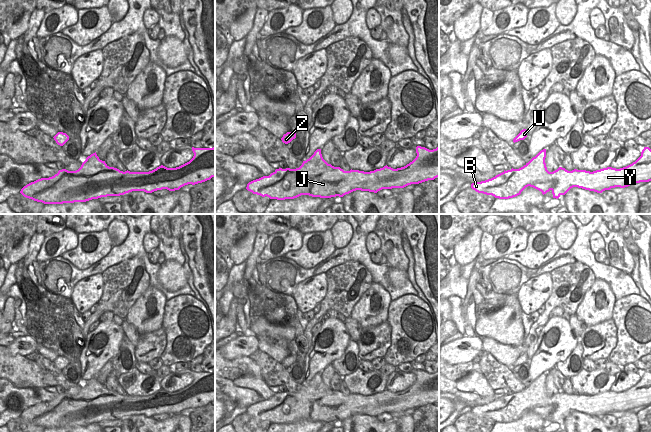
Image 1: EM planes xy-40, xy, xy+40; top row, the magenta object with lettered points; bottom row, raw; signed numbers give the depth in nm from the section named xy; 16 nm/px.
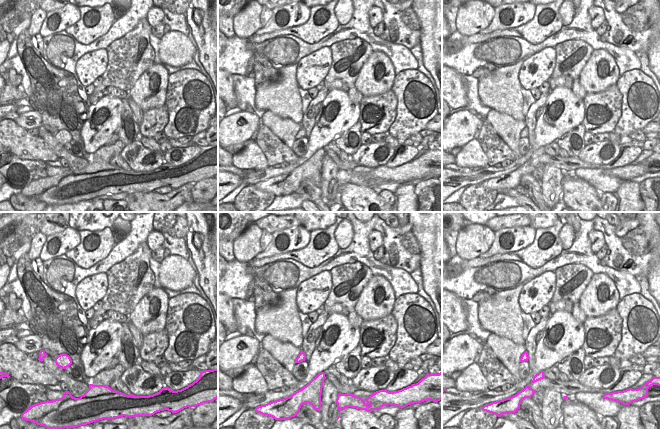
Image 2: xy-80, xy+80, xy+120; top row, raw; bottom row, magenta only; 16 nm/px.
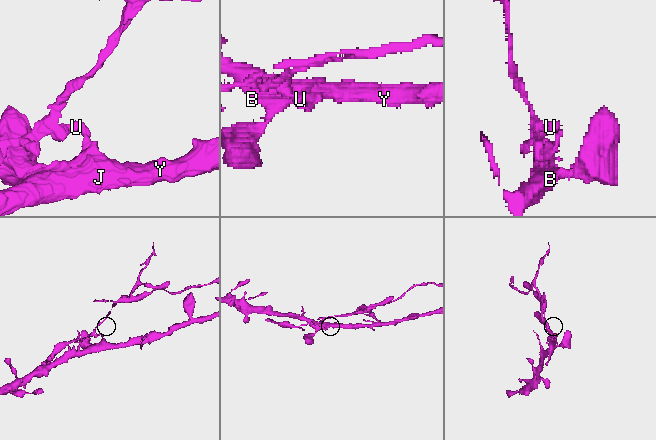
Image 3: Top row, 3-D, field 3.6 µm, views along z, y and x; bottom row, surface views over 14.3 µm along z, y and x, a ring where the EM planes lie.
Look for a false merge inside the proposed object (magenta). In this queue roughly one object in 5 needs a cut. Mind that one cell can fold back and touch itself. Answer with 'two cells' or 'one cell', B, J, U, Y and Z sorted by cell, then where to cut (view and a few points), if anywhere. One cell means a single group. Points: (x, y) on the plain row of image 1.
two cells; groups B J U Y / Z; cut xy+40 (519, 358), (513, 365)

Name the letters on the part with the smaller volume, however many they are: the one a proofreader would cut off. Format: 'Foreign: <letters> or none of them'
Foreign: Z

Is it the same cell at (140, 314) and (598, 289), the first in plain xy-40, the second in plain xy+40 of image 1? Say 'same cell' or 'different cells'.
same cell

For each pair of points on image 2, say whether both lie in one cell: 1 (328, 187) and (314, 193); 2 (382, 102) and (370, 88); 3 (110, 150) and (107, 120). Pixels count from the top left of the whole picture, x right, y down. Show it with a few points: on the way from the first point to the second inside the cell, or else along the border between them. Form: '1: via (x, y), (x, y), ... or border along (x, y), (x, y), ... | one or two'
1: border along (319, 188), (321, 197) | two
2: border along (390, 89), (382, 93), (363, 96) | two
3: border along (105, 144), (92, 153) | two

